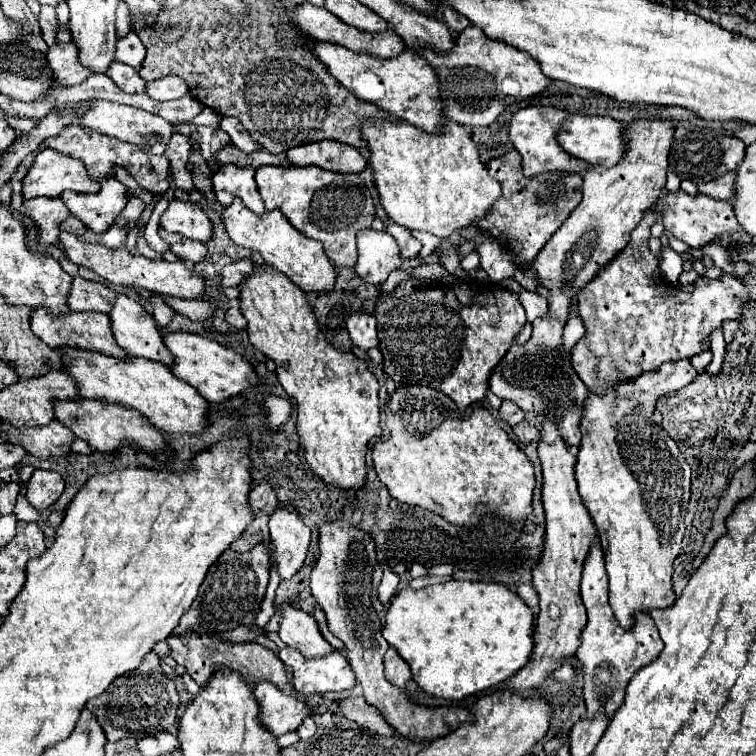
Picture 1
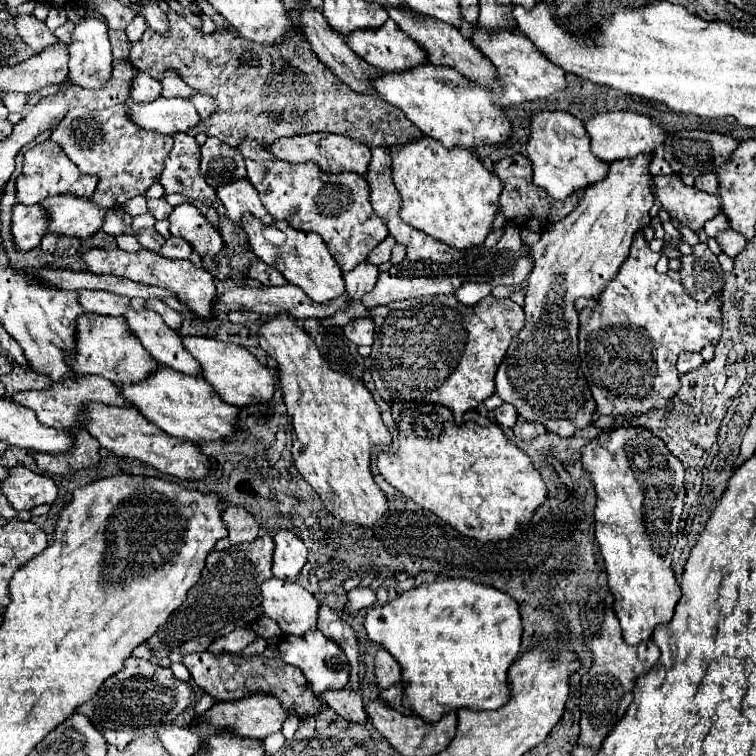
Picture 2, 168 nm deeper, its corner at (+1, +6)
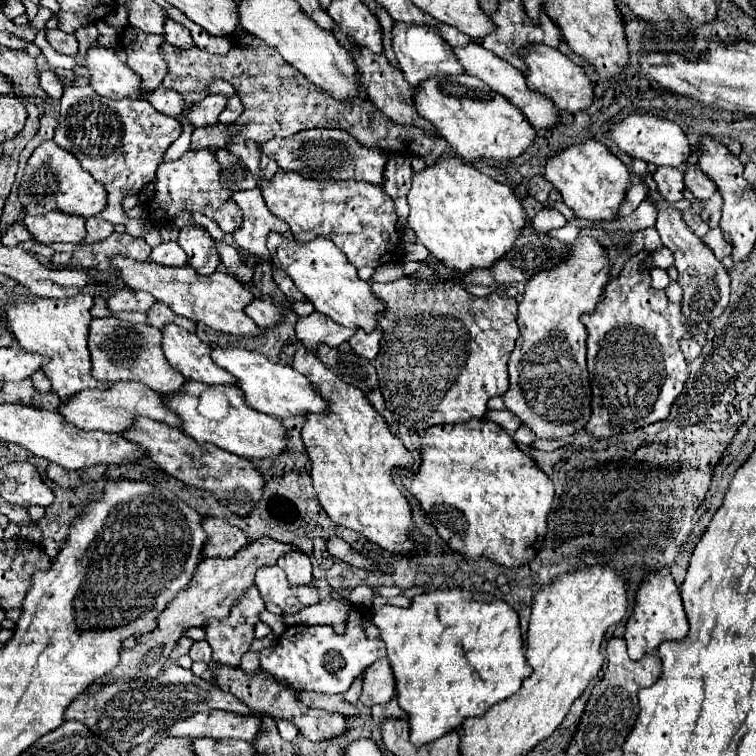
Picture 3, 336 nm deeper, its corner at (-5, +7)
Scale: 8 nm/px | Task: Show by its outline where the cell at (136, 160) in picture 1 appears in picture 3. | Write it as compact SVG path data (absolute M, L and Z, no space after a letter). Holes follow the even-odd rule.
M71 86L63 92L59 124L55 128L55 144L79 158L81 166L107 190L107 208L99 218L123 224L121 200L155 180L155 170L165 150L181 136L177 118L157 112L147 100L111 100L99 96L91 86Z

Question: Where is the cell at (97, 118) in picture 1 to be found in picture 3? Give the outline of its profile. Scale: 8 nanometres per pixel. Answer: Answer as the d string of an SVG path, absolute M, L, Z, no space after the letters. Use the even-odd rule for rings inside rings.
M209 94L191 112L185 110L183 116L187 116L193 122L193 126L211 126L219 122L219 114L223 112L223 108L227 108L227 96Z

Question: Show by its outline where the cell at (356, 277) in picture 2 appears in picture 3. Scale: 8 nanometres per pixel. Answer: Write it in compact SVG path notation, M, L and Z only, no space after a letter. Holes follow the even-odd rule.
M313 312L303 316L295 324L295 340L309 350L315 350L319 344L325 346L339 346L341 342L349 340L355 334L355 328L339 328L331 318L323 316L321 312Z

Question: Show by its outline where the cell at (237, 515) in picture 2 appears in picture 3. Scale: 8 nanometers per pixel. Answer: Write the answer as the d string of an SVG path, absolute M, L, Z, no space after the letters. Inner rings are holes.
M205 518L203 530L207 532L207 544L203 544L203 558L231 558L247 544L247 536L223 518Z

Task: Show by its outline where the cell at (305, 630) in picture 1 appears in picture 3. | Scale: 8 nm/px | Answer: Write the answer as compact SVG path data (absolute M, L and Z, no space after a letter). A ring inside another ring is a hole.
M263 566L255 576L265 608L273 614L293 614L305 606L317 604L319 594L313 586L291 588L279 566Z

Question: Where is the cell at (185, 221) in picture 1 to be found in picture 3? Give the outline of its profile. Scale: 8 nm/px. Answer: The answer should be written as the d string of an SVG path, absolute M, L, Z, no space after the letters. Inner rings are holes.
M185 226L181 228L177 242L185 250L187 264L195 272L207 276L217 270L219 256L213 246L213 238L207 234L207 230L203 230L201 226Z

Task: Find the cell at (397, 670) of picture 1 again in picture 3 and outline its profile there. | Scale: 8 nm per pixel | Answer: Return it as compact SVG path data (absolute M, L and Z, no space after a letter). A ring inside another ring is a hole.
M385 658L377 660L363 674L363 692L359 696L359 702L371 708L375 704L387 704L393 696L395 696L393 670Z

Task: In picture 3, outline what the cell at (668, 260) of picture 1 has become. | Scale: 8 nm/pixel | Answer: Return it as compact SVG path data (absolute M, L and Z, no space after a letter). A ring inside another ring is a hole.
M653 268L653 270L651 270L651 286L653 286L655 290L663 290L667 284L669 284L667 272L665 272L663 268Z

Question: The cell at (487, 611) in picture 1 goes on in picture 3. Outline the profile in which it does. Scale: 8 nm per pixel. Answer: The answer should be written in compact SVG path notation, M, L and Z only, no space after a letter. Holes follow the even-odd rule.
M433 590L433 592L425 592L419 594L411 600L409 608L397 608L397 606L381 606L381 608L373 608L373 622L375 626L381 630L381 638L387 646L387 660L393 668L393 676L395 676L395 696L399 706L405 710L409 724L411 724L411 744L415 746L423 746L427 742L433 742L441 736L445 736L451 730L459 730L465 722L465 718L469 716L481 716L487 712L489 706L493 706L495 702L501 702L509 696L513 696L519 688L521 682L527 674L531 674L531 668L527 664L527 658L523 654L523 638L521 638L521 630L519 630L519 618L517 614L511 610L511 606L499 598L491 598L491 596L483 596L483 594L471 594L467 590Z

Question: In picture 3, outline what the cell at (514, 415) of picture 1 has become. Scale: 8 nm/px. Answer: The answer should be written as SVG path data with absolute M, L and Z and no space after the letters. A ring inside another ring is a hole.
M489 410L489 412L487 412L487 418L493 420L495 424L499 424L499 426L501 426L507 434L511 434L511 436L515 434L515 430L517 430L519 424L521 424L519 418L513 416L509 410L501 410L501 412L499 412L499 410L495 410L495 412Z

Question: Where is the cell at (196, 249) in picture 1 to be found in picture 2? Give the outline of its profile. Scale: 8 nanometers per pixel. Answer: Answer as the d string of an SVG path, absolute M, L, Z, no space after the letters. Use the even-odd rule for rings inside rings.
M169 237L165 241L165 245L159 249L159 255L167 257L167 259L189 259L193 255L193 249L189 243L185 243L179 237Z

